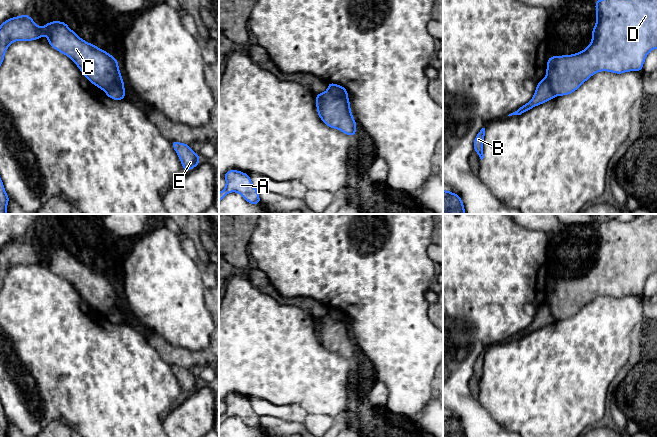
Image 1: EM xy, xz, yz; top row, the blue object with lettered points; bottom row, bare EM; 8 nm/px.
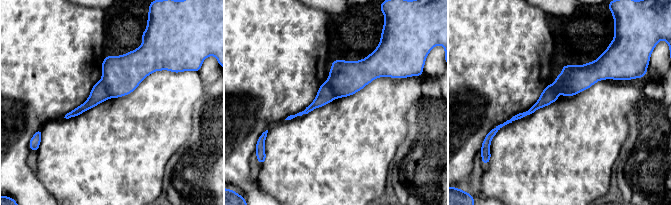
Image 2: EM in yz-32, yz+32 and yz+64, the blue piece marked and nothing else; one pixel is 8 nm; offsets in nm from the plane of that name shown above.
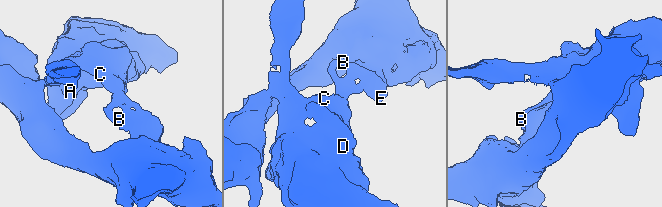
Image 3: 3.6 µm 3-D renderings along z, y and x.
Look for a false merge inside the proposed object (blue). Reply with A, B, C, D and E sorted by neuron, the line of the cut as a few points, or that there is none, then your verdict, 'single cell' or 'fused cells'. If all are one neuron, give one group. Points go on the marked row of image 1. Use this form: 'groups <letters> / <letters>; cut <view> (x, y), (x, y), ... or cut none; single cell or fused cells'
groups A C D / B E; cut xz (327, 90), (339, 96), (347, 97); fused cells

